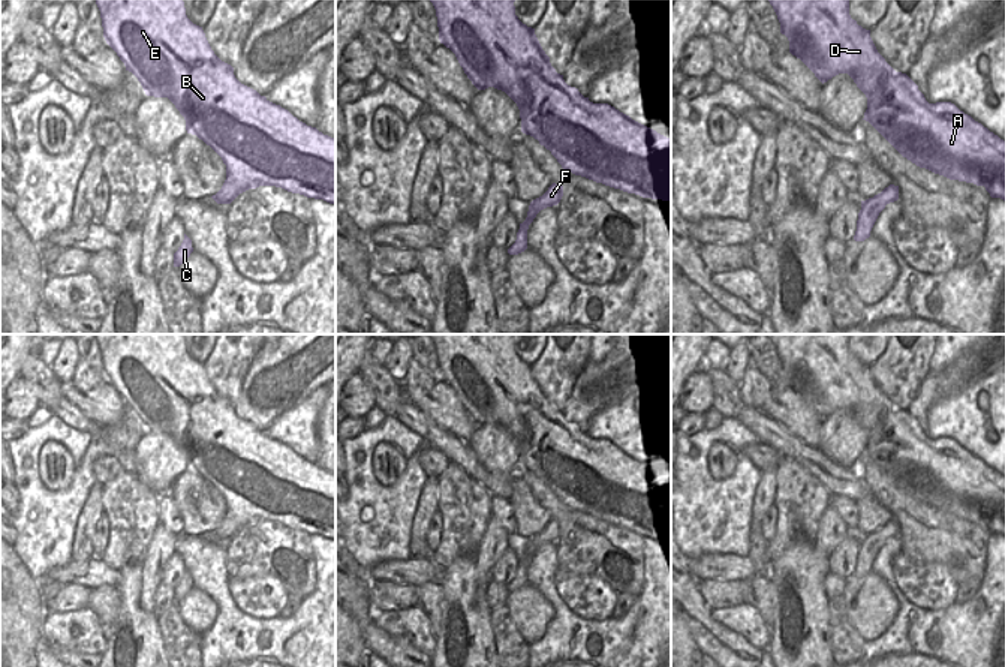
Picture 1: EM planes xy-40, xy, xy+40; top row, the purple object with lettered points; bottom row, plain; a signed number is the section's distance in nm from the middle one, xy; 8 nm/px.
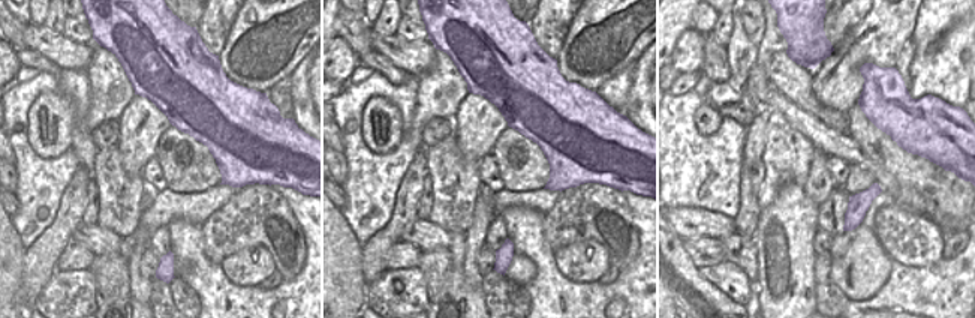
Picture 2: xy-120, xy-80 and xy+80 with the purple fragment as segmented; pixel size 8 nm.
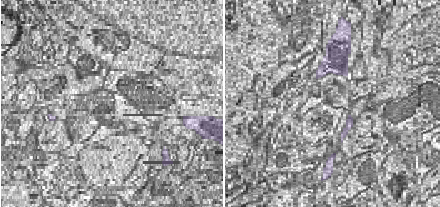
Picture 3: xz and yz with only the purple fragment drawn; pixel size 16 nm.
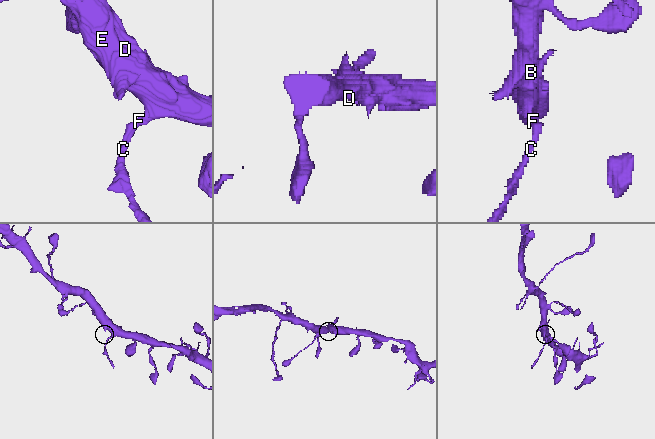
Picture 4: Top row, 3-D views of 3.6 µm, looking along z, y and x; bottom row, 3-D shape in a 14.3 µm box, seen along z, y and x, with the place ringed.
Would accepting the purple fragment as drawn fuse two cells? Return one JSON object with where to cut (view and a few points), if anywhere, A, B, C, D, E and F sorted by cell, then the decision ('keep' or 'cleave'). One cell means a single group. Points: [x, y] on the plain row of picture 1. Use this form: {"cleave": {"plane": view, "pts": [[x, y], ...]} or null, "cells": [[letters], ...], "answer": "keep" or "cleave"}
{"cleave": {"plane": "xy", "pts": [[520, 559], [521, 570], [526, 574]]}, "cells": [["A", "B", "D", "E", "F"], ["C"]], "answer": "cleave"}

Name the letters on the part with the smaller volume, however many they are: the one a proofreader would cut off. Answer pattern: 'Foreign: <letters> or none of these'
Foreign: C

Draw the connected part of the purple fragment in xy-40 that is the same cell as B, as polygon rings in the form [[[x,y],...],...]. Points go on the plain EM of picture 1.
[[[94,334],[100,346],[103,373],[141,418],[147,432],[168,433],[186,456],[187,469],[210,481],[226,501],[226,516],[211,534],[231,540],[240,529],[259,522],[276,522],[307,534],[335,540],[335,475],[307,462],[288,445],[241,420],[234,403],[211,385],[202,363],[193,360],[183,334]]]

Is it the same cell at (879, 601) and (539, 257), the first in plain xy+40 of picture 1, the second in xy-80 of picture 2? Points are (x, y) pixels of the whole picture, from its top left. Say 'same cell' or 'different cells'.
different cells

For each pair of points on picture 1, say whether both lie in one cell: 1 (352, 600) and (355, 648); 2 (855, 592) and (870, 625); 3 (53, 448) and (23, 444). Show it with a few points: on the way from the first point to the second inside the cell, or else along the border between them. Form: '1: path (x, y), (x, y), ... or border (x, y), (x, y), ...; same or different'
1: border (351, 616), (360, 628), (367, 651); different
2: path (863, 600), (870, 607), (870, 618); same
3: border (56, 439), (48, 439), (41, 448), (41, 481); different

